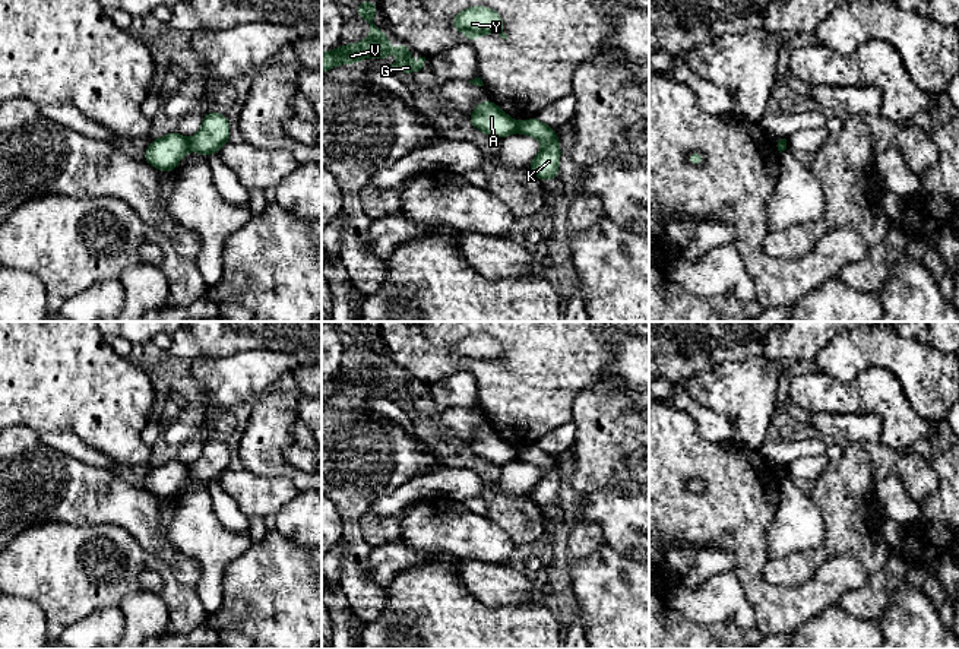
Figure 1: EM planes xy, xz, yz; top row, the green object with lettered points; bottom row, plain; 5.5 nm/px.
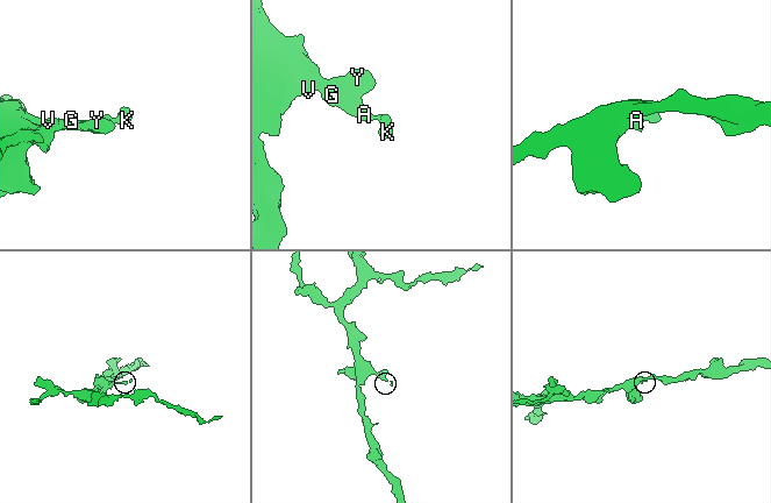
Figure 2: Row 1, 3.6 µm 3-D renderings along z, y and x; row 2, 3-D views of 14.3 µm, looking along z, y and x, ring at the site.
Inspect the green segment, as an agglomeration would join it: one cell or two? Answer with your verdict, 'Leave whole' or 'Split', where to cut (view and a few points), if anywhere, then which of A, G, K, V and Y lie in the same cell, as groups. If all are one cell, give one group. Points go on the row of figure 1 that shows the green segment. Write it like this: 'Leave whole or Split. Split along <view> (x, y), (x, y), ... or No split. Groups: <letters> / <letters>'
Split. Split along xy (187, 139), (190, 149). Groups: A G V Y / K

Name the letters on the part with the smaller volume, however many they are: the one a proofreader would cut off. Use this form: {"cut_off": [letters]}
{"cut_off": ["K"]}

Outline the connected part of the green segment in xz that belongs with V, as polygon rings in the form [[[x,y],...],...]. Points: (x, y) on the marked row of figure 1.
[[[358,0],[360,9],[355,12],[360,18],[365,19],[370,23],[370,38],[363,39],[361,42],[345,45],[341,44],[336,51],[323,51],[322,53],[322,73],[339,64],[352,64],[360,63],[364,57],[383,60],[392,53],[398,51],[401,57],[390,64],[389,67],[402,72],[402,73],[417,73],[424,67],[425,57],[418,57],[418,63],[414,64],[409,58],[411,48],[405,44],[398,44],[392,48],[387,44],[390,35],[383,34],[376,23],[373,22],[374,13],[379,10],[379,4],[373,4],[367,0]]]

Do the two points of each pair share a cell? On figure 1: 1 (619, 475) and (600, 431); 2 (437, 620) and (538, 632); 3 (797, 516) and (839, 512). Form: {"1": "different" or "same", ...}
{"1": "same", "2": "same", "3": "different"}

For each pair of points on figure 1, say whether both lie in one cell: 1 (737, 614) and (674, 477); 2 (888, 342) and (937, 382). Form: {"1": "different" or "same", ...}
{"1": "different", "2": "same"}

